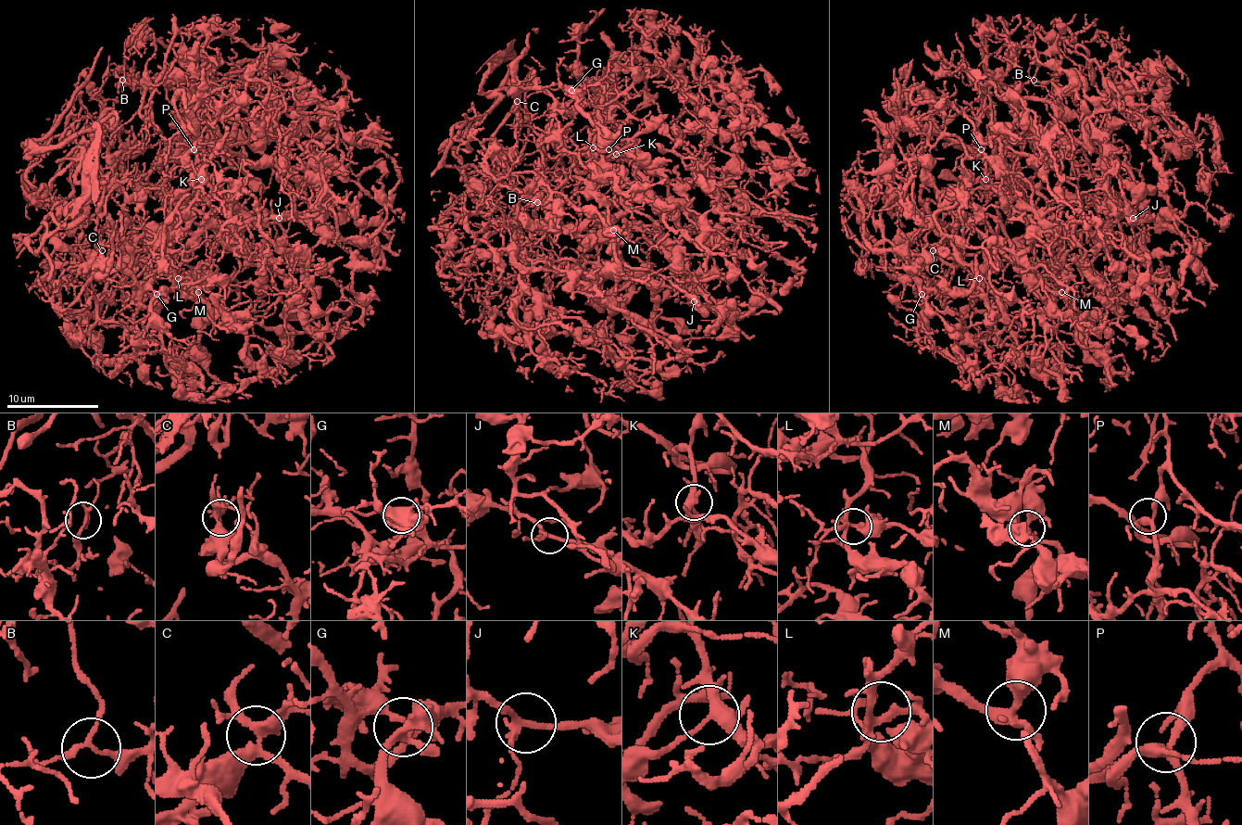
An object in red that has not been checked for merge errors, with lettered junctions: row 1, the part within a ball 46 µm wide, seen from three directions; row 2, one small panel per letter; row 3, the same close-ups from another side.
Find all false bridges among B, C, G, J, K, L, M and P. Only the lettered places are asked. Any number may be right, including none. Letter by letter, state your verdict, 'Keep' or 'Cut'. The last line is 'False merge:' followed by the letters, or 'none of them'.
B: Keep
C: Keep
G: Keep
J: Keep
K: Keep
L: Keep
M: Keep
P: Keep
False merge: none of them

